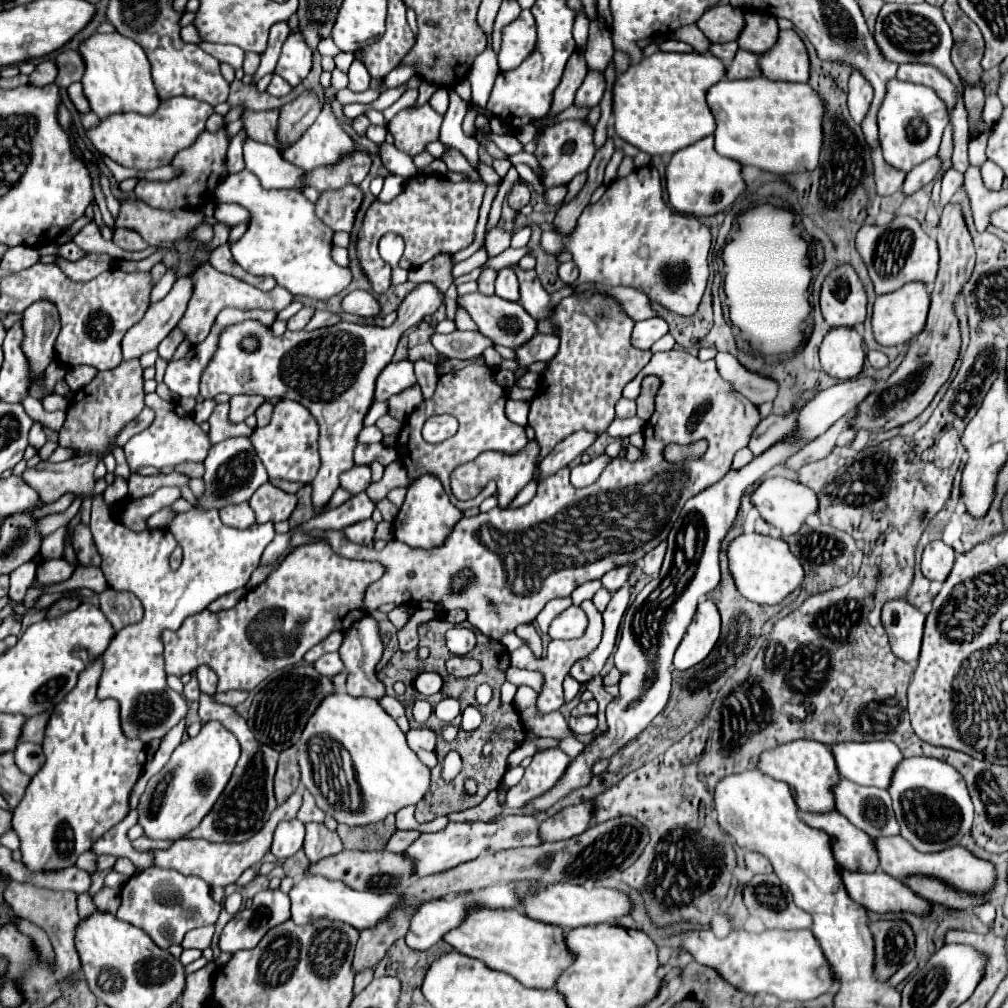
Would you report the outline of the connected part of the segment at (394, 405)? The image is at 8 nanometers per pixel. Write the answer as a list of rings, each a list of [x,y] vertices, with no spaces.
[[[414,384],[412,388],[408,388],[408,392],[400,392],[388,400],[388,404],[390,404],[388,414],[392,414],[398,420],[406,420],[410,416],[410,412],[416,406],[420,406],[420,402],[424,402],[422,390],[420,390],[420,384]]]

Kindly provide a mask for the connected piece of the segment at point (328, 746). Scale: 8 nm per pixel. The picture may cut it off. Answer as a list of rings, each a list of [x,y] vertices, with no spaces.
[[[334,692],[326,696],[316,708],[316,714],[308,718],[308,724],[300,736],[298,762],[302,772],[302,784],[312,792],[316,804],[336,822],[348,826],[366,826],[384,820],[388,814],[396,814],[408,804],[418,804],[430,786],[430,770],[408,748],[404,732],[398,724],[380,708],[378,700],[354,698],[346,692]]]

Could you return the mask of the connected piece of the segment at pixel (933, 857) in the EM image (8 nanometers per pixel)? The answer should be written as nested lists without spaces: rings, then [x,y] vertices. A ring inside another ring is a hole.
[[[902,836],[876,838],[874,844],[878,848],[880,868],[886,874],[900,878],[900,880],[904,880],[904,876],[940,876],[940,880],[948,880],[948,884],[952,884],[952,888],[960,888],[960,892],[984,892],[984,888],[988,888],[988,884],[986,884],[988,874],[992,876],[992,872],[996,870],[996,866],[992,862],[974,856],[964,846],[952,846],[942,852],[924,854],[924,852],[918,852],[916,848],[912,848],[912,844],[908,844],[908,840],[904,840]]]

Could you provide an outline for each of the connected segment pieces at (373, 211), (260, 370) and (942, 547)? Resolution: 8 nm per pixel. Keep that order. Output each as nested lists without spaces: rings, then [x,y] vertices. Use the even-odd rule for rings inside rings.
[[[414,176],[406,182],[404,192],[396,196],[392,202],[384,204],[376,200],[368,212],[366,220],[362,224],[362,230],[358,234],[358,258],[360,264],[370,278],[370,284],[378,296],[386,294],[392,282],[392,266],[384,262],[378,254],[378,240],[394,232],[402,236],[406,248],[398,262],[400,268],[412,270],[430,260],[438,252],[450,252],[456,254],[458,250],[466,248],[474,240],[474,228],[478,220],[478,210],[482,204],[486,184],[484,182],[450,182],[448,178],[436,178],[436,176]]]
[[[418,282],[404,298],[398,310],[398,318],[390,328],[378,328],[378,326],[366,326],[366,324],[352,324],[352,322],[340,322],[328,328],[320,328],[314,332],[284,332],[282,336],[272,336],[270,328],[246,320],[242,324],[236,324],[228,330],[222,332],[220,336],[220,346],[210,360],[208,368],[202,374],[202,384],[200,384],[200,394],[202,398],[216,398],[216,394],[260,394],[266,400],[278,400],[278,398],[292,398],[306,406],[318,420],[320,424],[320,458],[322,466],[312,480],[312,502],[314,502],[314,512],[318,512],[334,494],[338,488],[338,476],[350,466],[354,466],[354,448],[358,444],[358,434],[364,426],[364,416],[368,414],[370,404],[374,402],[374,388],[376,388],[376,378],[382,372],[384,366],[390,364],[392,354],[396,350],[396,344],[400,336],[418,324],[424,316],[434,314],[444,302],[444,292],[432,282]],[[254,336],[258,340],[258,348],[252,352],[242,350],[242,338]]]
[[[934,540],[924,548],[920,570],[926,578],[944,582],[954,564],[954,550],[942,540]]]

